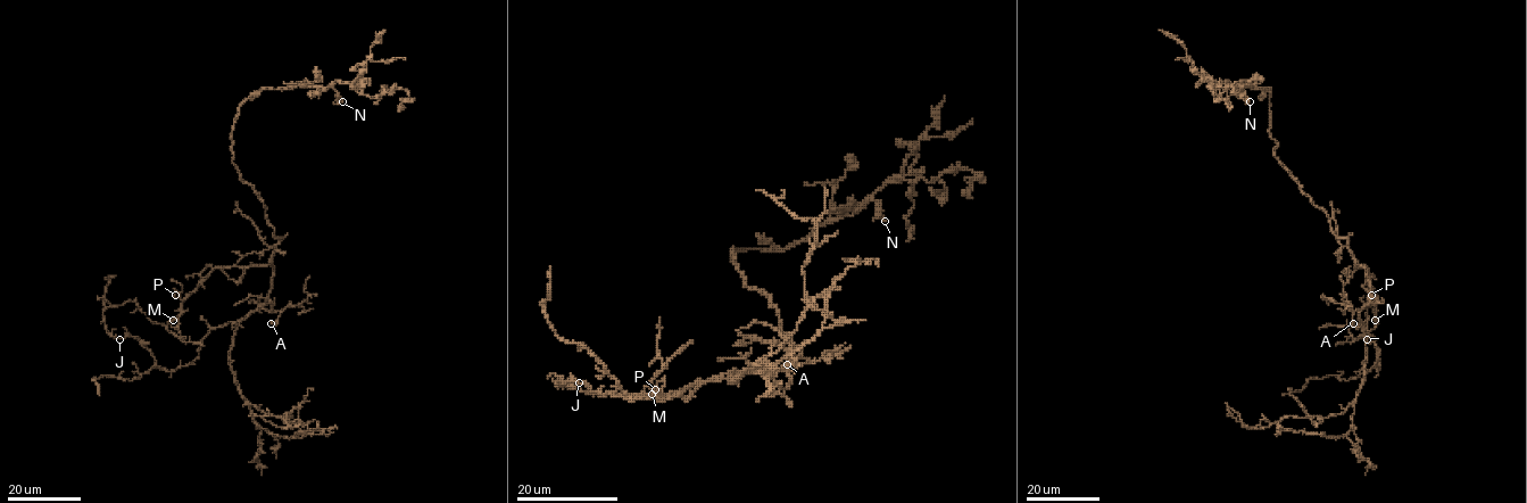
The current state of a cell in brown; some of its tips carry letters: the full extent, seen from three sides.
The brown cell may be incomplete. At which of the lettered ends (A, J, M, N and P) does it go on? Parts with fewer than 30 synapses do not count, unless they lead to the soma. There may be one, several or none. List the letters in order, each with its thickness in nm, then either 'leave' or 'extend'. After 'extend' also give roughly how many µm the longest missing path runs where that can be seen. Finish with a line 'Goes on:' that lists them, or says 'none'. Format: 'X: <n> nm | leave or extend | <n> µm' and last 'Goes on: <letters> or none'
A: 160 nm | leave
J: 160 nm | leave
M: 120 nm | leave
N: 220 nm | leave
P: 150 nm | leave
Goes on: none

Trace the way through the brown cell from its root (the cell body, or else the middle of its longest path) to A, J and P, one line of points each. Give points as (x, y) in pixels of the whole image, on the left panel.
A: (274, 232), (280, 239), (271, 261), (272, 283), (260, 308), (281, 312), (277, 320), (271, 323)
J: (274, 232), (280, 239), (266, 301), (242, 319), (213, 328), (191, 363), (160, 369), (138, 339), (119, 339)
P: (274, 232), (280, 239), (268, 264), (217, 266), (182, 299), (175, 295)

